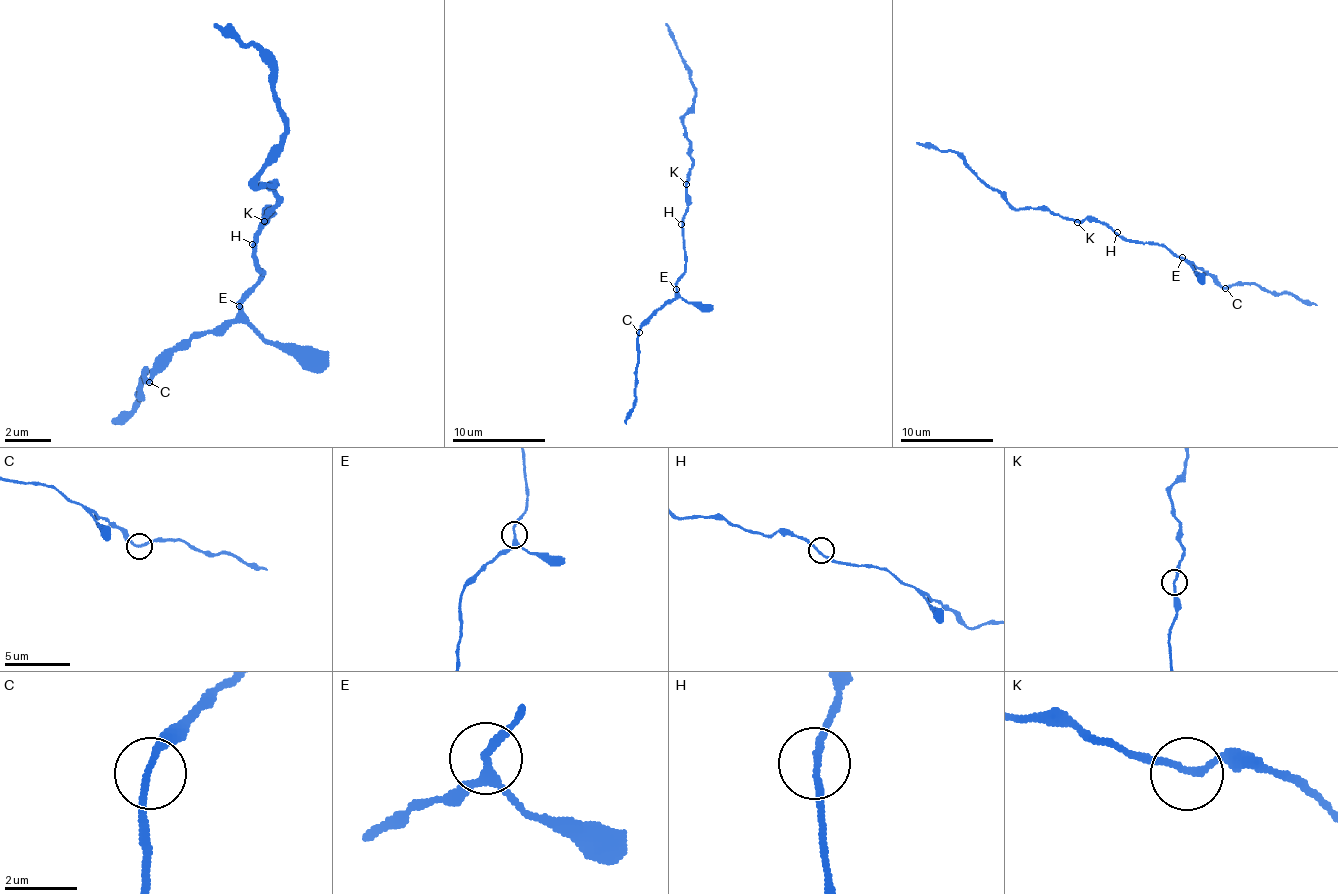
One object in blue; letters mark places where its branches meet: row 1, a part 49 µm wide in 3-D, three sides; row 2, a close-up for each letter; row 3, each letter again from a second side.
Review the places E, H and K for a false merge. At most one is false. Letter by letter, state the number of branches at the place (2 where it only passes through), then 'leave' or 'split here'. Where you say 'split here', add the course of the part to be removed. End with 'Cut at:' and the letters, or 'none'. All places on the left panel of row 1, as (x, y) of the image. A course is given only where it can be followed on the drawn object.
E: 3 | leave
H: 2 | leave
K: 2 | leave
Cut at: none

